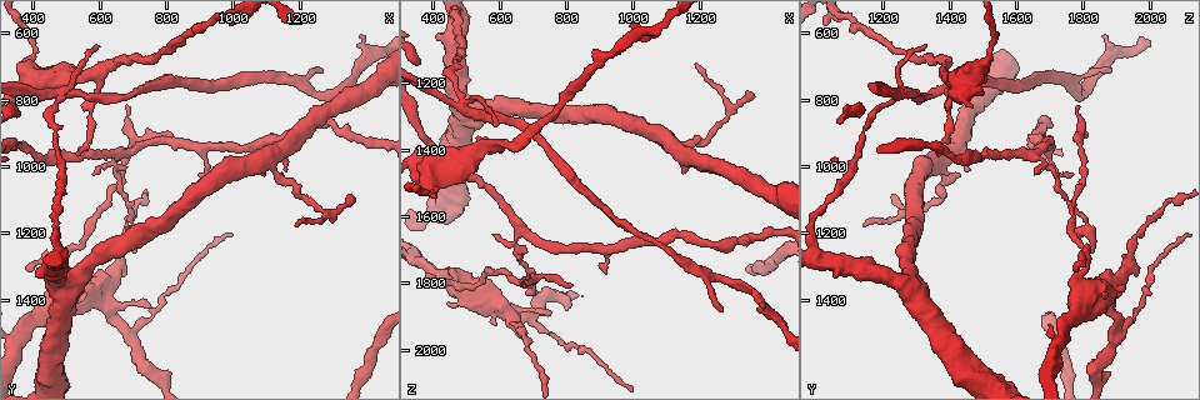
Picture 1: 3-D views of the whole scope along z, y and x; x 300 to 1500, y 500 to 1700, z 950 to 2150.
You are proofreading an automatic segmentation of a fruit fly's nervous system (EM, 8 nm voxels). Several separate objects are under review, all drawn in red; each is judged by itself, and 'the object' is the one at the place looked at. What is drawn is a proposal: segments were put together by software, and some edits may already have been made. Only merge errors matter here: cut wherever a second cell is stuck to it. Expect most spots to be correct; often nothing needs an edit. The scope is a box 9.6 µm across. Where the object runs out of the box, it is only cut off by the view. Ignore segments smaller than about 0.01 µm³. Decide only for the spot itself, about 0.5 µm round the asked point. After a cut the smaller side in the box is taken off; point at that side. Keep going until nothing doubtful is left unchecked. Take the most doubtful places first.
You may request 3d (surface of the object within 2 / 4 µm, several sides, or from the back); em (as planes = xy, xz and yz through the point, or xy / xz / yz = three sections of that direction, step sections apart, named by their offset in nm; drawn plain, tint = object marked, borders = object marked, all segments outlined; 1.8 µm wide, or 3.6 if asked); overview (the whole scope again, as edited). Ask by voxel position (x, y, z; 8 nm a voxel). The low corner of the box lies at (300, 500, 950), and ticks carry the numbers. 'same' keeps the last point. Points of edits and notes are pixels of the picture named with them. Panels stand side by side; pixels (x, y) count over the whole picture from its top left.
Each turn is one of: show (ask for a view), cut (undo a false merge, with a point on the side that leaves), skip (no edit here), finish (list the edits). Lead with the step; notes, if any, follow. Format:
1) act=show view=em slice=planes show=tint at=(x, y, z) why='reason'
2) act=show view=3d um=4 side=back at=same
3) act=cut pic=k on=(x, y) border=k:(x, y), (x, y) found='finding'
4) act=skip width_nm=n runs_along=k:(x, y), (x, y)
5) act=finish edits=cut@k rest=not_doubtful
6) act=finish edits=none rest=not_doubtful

act=show view=em slice=planes show=tint at=(490, 790, 1250) why='branch point'

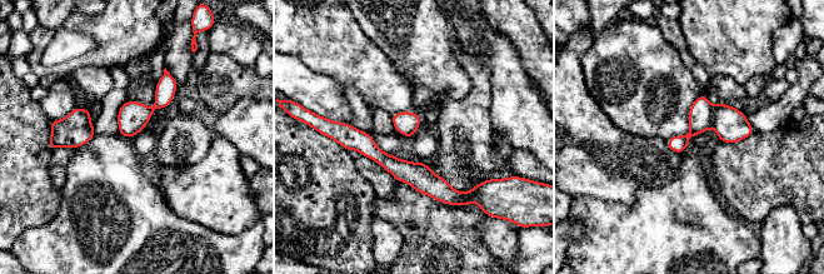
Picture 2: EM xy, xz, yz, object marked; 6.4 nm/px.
act=cut pic=2 on=(730, 124) part_leaving=2:(340, 125), (399, 169), (462, 195) found='two cells meet here'

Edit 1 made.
act=show view=overview why='redraw'

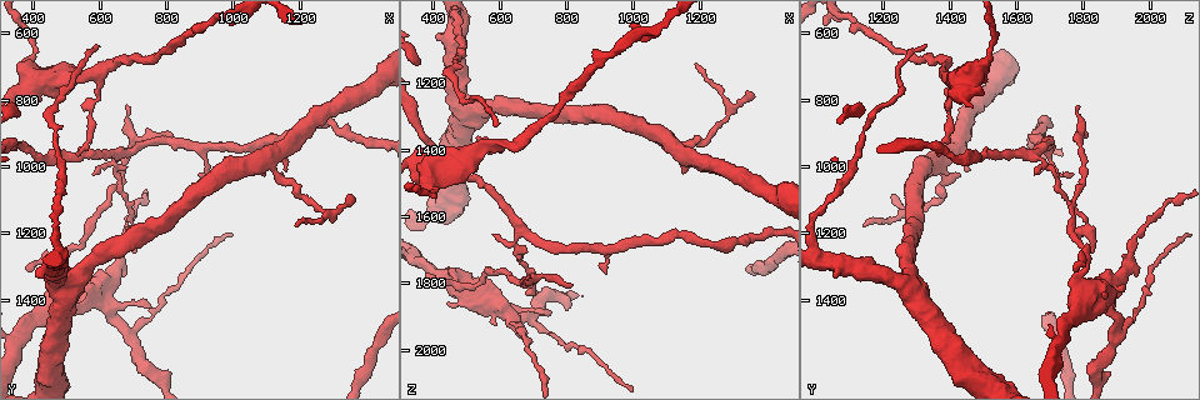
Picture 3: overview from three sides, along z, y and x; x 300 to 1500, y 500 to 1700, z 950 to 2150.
act=show view=3d um=4 side=back at=(570, 1380, 1870) why='two arms at a narrow angle'

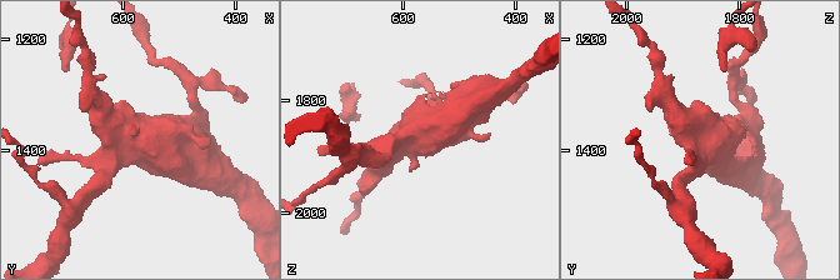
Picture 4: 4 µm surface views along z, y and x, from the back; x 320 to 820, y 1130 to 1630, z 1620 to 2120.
act=show view=em slice=xz step=4 show=tint at=(580, 1375, 1865) why='now the EM'

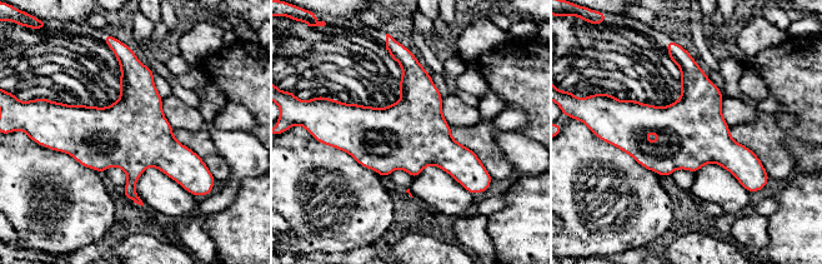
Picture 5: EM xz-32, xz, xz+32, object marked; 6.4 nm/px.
act=show view=em slice=yz step=16 show=tint at=same why='cut it another way'

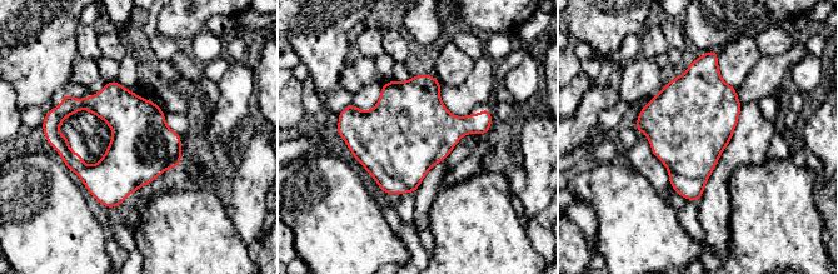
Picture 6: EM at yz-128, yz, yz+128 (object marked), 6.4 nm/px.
act=skip width_nm=420 found='continuous, no second cell'

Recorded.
act=show view=em slice=xz step=8 show=plain at=(450, 1420, 1790) why='a fork'

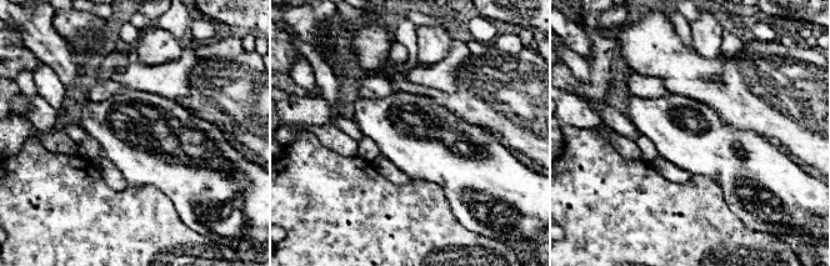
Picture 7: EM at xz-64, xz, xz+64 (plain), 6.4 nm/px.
act=show view=em slice=xz step=8 show=borders at=same why='see the neighbours'

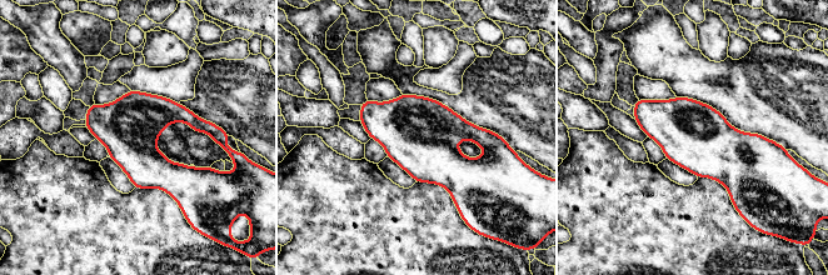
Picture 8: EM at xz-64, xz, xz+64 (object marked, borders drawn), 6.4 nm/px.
act=skip found='continuous, no second cell'

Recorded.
act=finish edits=cut@2 rest=not_doubtful

